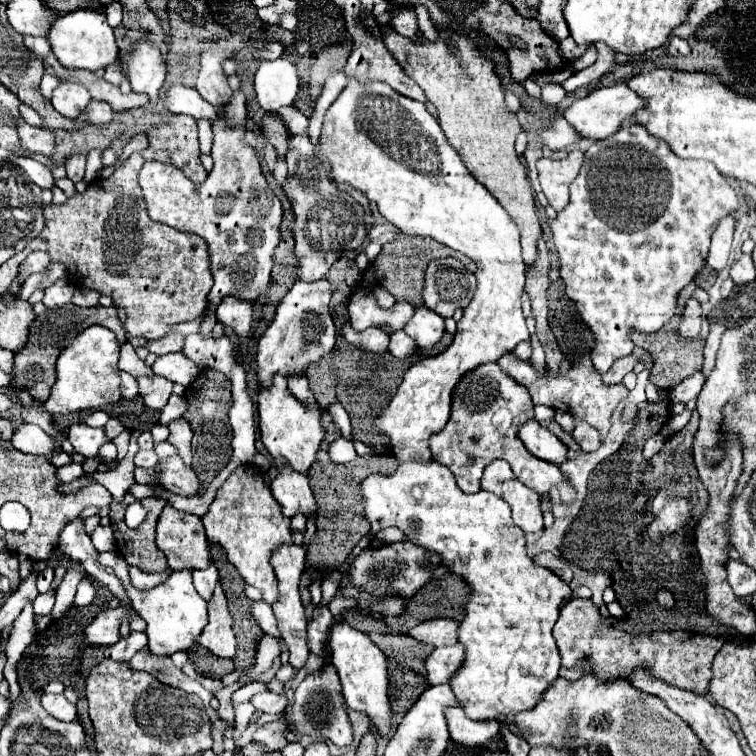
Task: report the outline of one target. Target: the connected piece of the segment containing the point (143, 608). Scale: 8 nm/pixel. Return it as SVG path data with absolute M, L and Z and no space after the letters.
M191 568L185 570L173 570L171 576L161 582L159 586L143 592L131 592L129 598L133 602L133 608L141 614L141 618L147 622L147 646L157 656L171 656L177 650L189 650L189 646L195 642L195 638L201 634L201 630L207 624L207 602L197 594L193 586Z

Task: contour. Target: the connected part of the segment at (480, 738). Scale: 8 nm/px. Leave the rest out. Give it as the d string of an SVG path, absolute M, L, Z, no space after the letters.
M449 706L449 710L445 710L445 720L449 726L451 740L455 740L467 748L483 746L485 742L495 738L499 732L499 724L495 720L489 720L489 722L469 720L463 714L463 710L453 708L453 706Z

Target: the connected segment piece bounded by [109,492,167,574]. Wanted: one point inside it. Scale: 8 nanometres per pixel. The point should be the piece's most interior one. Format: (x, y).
(137, 546)

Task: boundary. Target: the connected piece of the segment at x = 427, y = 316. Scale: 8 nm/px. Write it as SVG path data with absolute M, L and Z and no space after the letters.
M421 306L415 310L413 318L403 330L419 344L419 348L431 348L441 340L445 332L443 322L445 320L439 314L433 314L433 310L429 310L427 306Z

